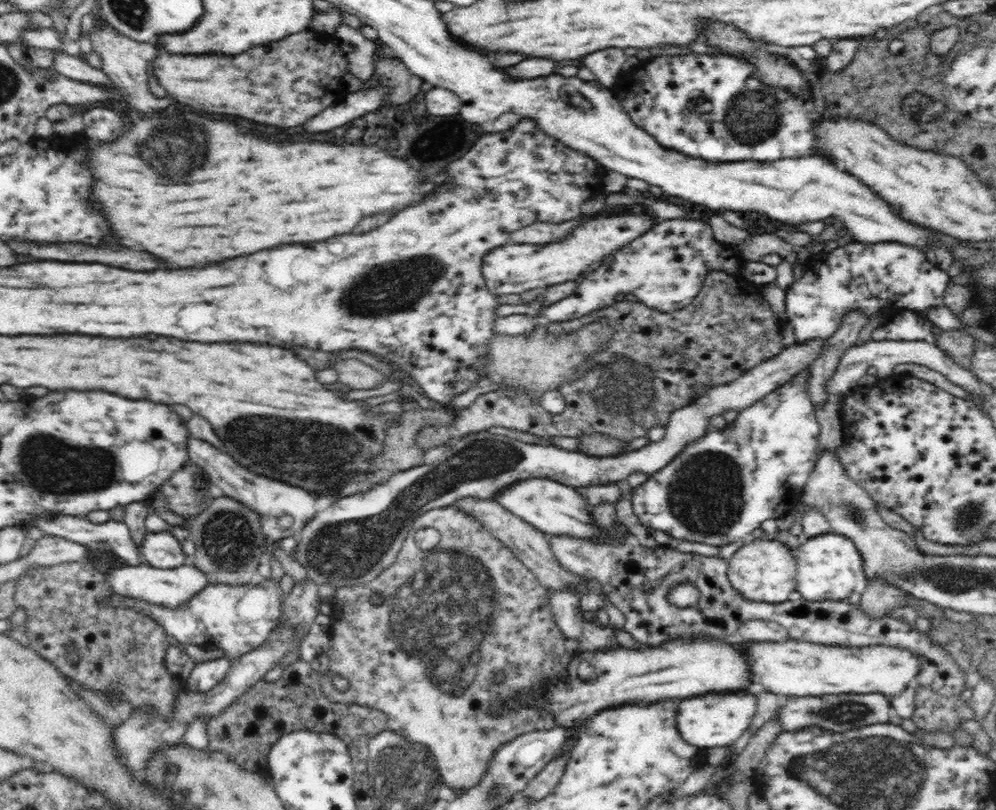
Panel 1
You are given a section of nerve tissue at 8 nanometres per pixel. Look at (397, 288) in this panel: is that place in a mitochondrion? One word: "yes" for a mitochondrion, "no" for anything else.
yes

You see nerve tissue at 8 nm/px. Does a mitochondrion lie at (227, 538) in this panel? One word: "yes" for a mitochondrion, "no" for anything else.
yes

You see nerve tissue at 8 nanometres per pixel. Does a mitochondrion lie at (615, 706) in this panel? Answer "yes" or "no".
no

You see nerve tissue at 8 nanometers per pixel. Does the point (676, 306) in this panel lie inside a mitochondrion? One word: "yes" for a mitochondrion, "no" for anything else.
no

